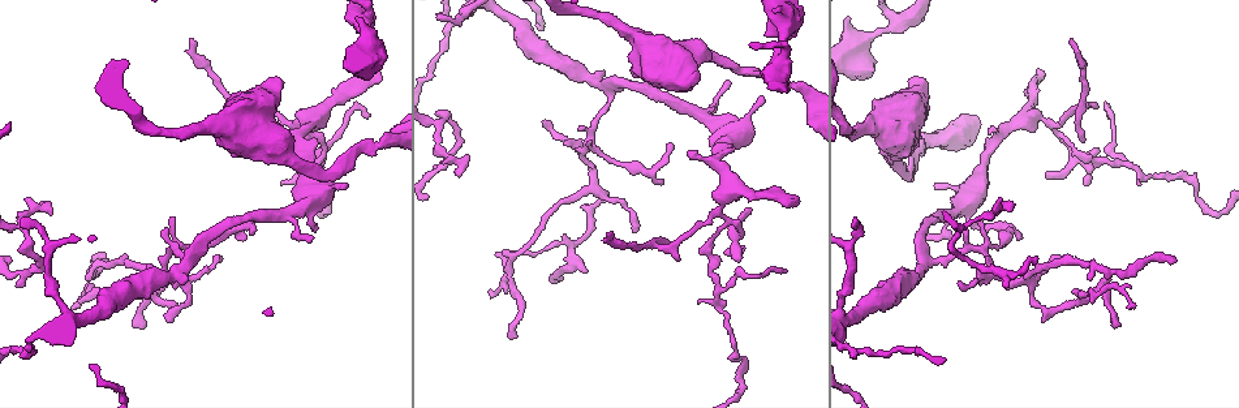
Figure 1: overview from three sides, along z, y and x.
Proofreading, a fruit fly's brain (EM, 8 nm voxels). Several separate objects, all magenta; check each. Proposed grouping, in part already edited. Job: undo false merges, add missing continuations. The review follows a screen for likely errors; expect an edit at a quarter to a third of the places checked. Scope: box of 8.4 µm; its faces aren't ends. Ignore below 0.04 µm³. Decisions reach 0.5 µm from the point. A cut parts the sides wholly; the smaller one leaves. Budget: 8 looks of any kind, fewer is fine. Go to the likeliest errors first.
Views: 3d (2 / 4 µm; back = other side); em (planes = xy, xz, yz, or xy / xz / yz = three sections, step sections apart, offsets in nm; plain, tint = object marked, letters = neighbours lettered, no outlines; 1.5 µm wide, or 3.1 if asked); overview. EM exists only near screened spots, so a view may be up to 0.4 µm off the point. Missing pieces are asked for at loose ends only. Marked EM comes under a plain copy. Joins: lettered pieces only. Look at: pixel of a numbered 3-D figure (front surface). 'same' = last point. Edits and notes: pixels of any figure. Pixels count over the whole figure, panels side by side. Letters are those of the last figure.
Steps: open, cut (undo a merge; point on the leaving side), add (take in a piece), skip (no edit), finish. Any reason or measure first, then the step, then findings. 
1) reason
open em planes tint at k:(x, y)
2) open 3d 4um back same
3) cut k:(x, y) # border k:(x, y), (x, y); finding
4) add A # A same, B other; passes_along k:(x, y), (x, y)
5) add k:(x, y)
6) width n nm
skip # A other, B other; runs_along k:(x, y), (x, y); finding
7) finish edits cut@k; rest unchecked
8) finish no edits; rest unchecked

free end
open 3d 2um at 1:(1038, 69)

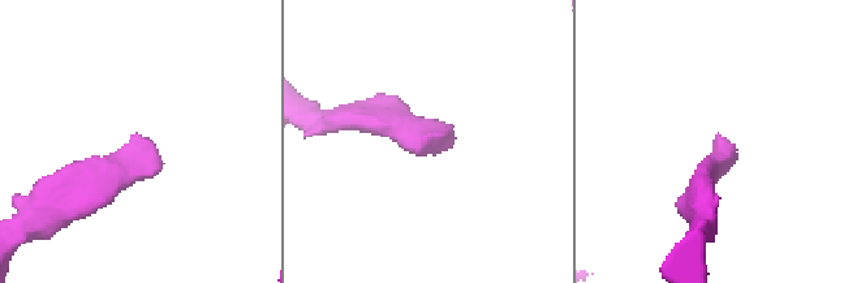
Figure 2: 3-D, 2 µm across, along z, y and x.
shape alone is not enough
open em planes letters at 2:(718, 138)

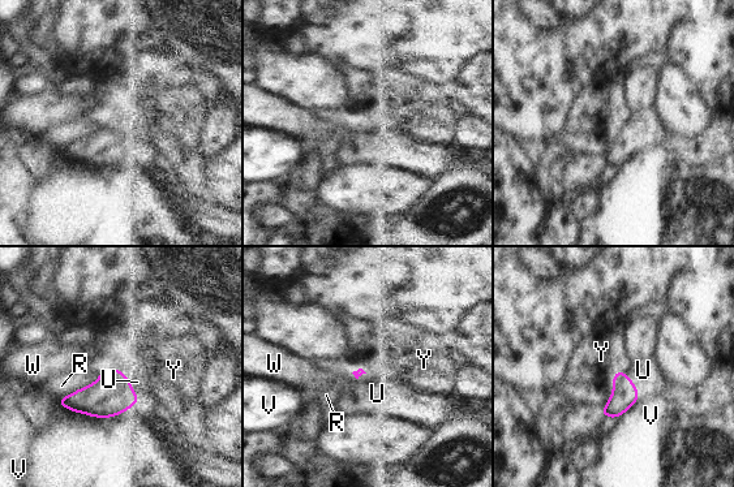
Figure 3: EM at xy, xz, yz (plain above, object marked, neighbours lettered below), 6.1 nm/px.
add U # R other, U same, V other, W other, Y other; passes_along 3:(625, 395), (632, 382), (643, 370); the neuron continues

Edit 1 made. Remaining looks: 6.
redraw
open overview

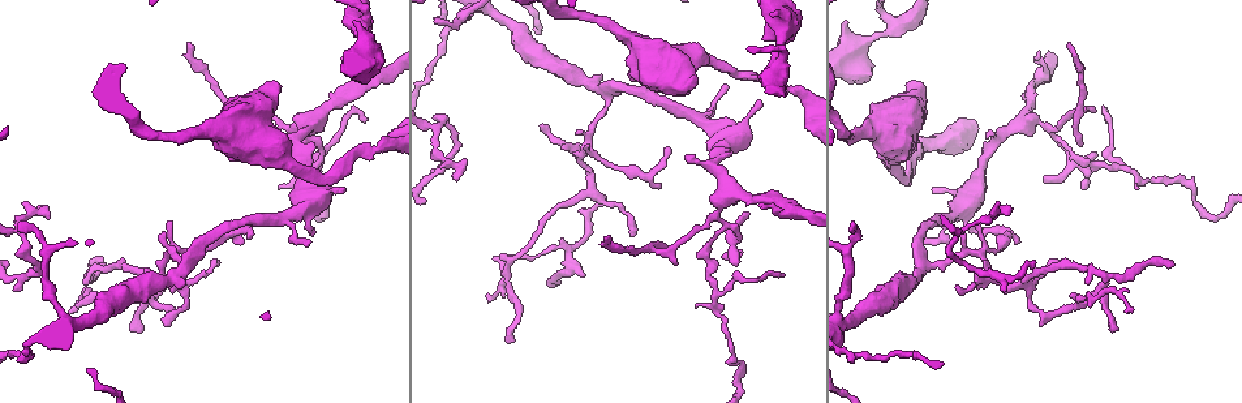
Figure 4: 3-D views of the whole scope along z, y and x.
thin neck
open em planes letters at 4:(372, 151)

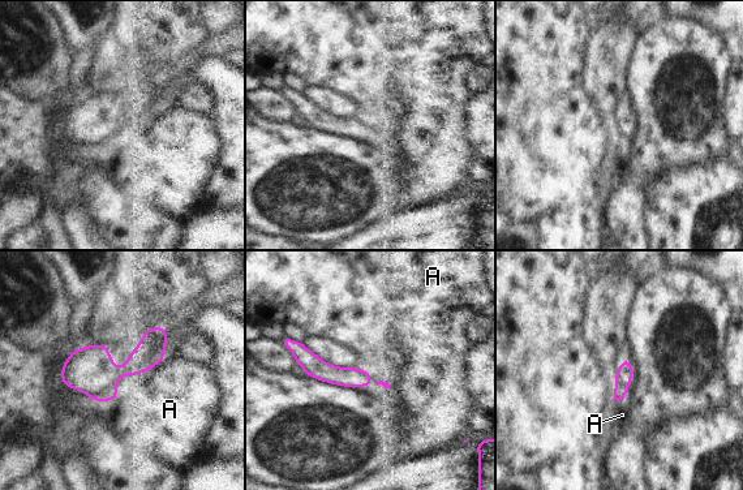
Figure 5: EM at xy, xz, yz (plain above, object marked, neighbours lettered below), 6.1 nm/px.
longest_contact A 420 nm
skip # A other; all the same neuron

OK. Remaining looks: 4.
sharp bend
open em planes tint at 4:(364, 25)

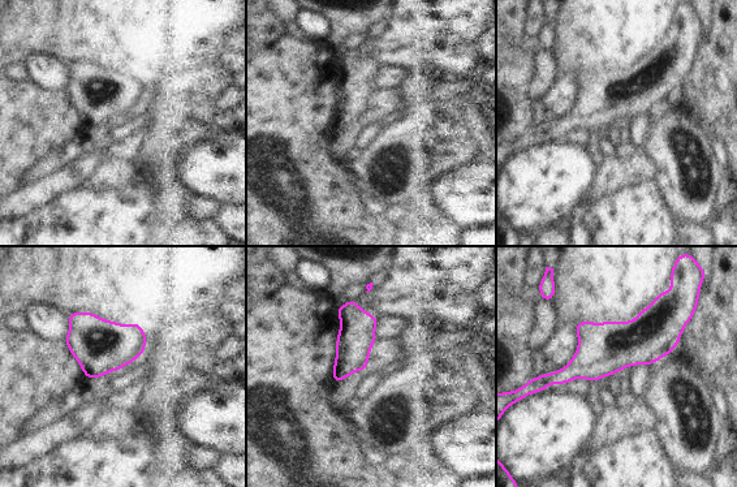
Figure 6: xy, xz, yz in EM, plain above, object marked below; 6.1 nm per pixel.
what lies round it
open em planes letters same

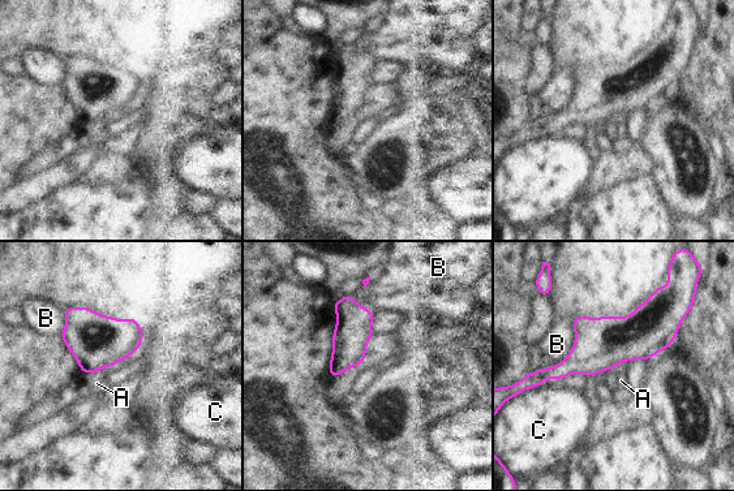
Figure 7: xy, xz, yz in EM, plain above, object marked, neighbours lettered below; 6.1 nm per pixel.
skip # A other, B other, C other; border 7:(99, 370), (91, 374), (82, 374); all the same neuron

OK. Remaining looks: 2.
thin end
open em planes tint at 4:(1127, 311)

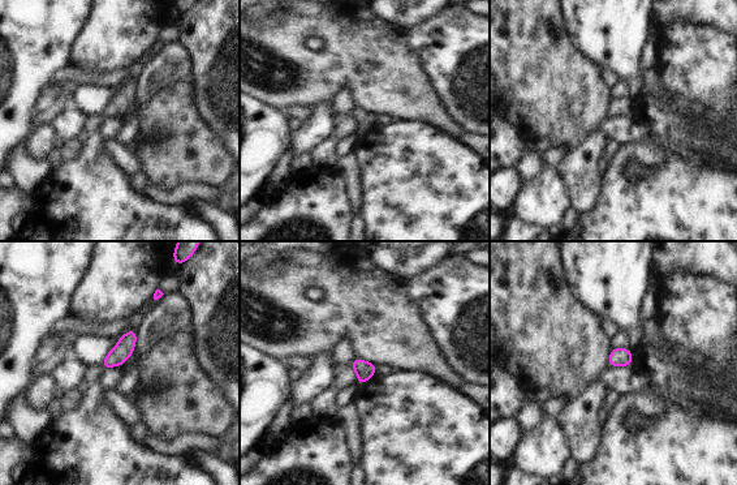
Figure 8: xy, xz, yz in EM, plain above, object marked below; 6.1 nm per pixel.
see the neighbours
open em planes letters same

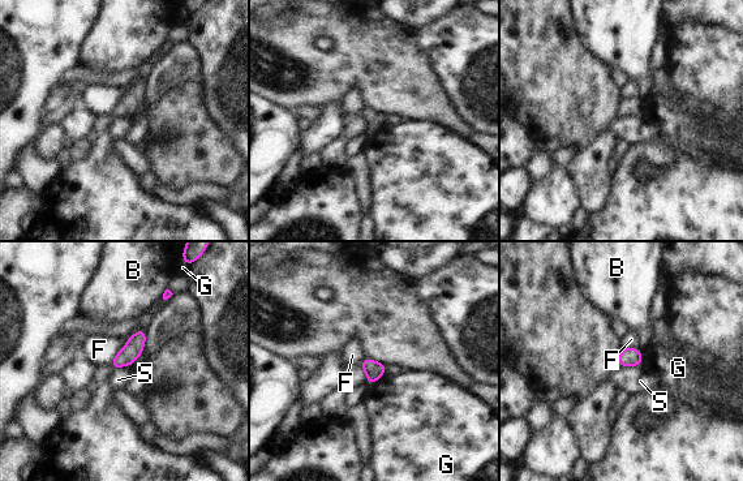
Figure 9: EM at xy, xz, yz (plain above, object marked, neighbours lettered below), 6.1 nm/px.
width 110 nm
skip # B other, F other, G other, S other; border 9:(640, 365), (623, 365), (618, 368); no lettered piece goes on from it

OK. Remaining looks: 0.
finish edits add@3; rest unchecked

